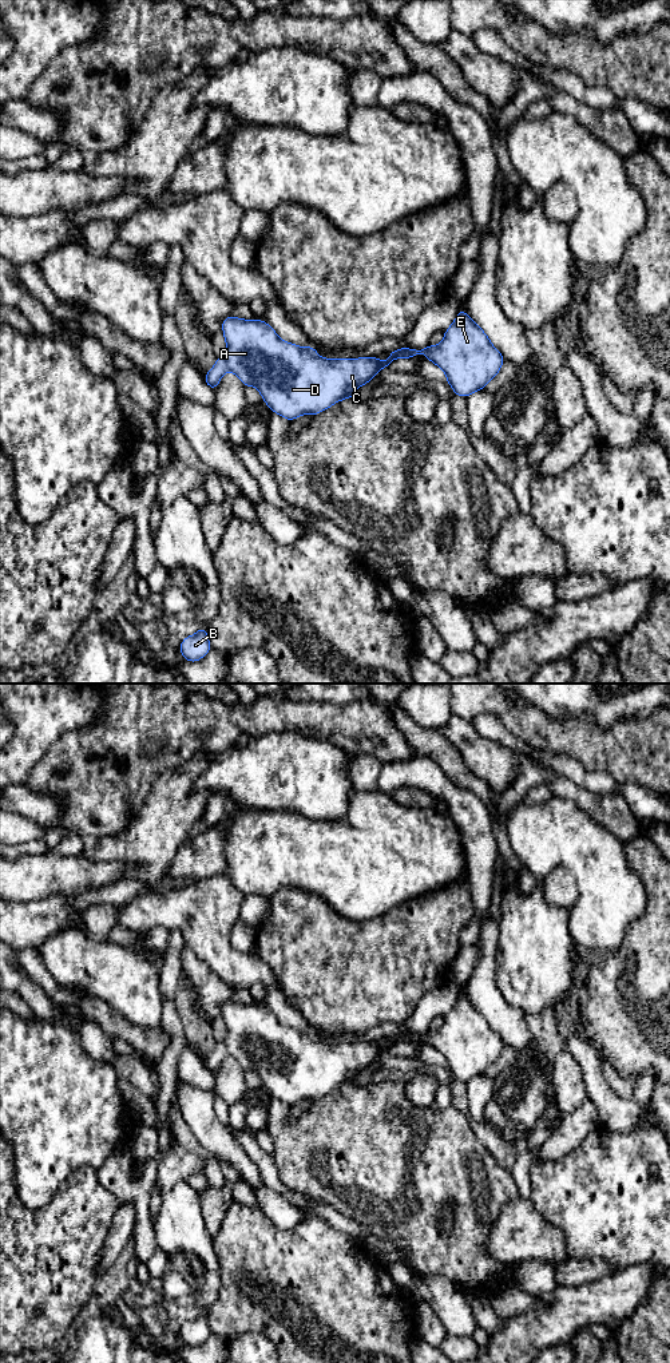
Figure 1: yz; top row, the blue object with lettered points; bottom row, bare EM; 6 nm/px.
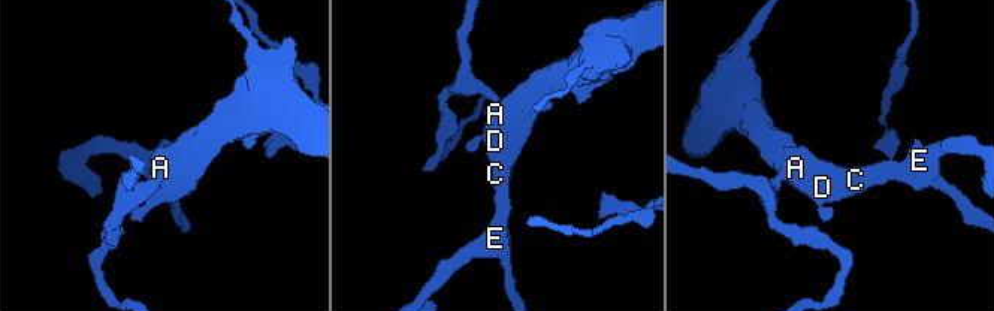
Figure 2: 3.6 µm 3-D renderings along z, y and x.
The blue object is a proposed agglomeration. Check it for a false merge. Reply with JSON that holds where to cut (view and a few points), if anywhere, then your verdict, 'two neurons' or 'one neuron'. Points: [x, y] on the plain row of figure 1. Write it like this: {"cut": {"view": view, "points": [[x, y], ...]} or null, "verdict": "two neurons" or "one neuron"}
{"cut": null, "verdict": "one neuron"}

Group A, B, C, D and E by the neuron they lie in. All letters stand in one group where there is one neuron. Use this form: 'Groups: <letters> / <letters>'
Groups: A B C D E

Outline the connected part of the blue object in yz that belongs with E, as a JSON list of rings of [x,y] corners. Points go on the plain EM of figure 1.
[[[460,992],[457,1002],[444,1017],[443,1026],[424,1034],[400,1033],[392,1035],[385,1046],[374,1042],[325,1043],[314,1031],[302,1033],[284,1026],[275,1015],[262,1005],[245,1005],[229,1001],[222,1005],[226,1038],[217,1042],[214,1051],[206,1057],[205,1067],[215,1075],[222,1061],[233,1057],[245,1070],[255,1071],[270,1095],[292,1106],[302,1099],[318,1099],[336,1087],[353,1083],[353,1078],[396,1043],[413,1043],[425,1039],[428,1046],[444,1055],[445,1066],[456,1081],[468,1082],[481,1075],[497,1061],[504,1047],[503,1039],[492,1030],[484,1015]]]

